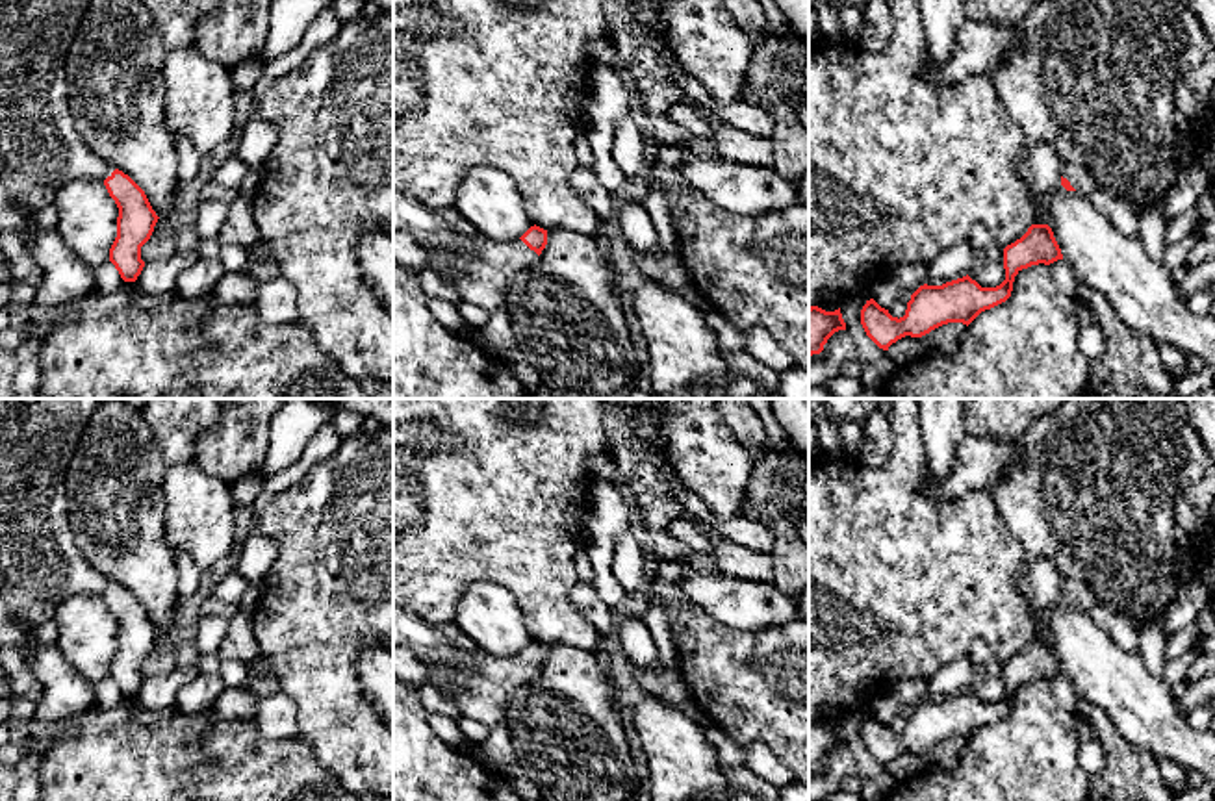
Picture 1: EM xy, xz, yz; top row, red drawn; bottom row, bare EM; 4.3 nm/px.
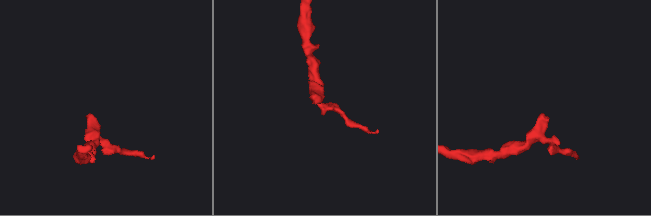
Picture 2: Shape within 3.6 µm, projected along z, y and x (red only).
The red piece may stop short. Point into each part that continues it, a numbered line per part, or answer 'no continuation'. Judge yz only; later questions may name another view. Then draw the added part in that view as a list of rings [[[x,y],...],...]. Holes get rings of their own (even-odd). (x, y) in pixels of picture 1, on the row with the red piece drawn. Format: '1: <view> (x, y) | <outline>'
1: yz (1082, 180) | [[[1063,163],[1061,176],[1067,178],[1070,185],[1076,189],[1076,193],[1083,197],[1089,197],[1093,191],[1100,187],[1094,174],[1089,169],[1080,167],[1076,163]]]

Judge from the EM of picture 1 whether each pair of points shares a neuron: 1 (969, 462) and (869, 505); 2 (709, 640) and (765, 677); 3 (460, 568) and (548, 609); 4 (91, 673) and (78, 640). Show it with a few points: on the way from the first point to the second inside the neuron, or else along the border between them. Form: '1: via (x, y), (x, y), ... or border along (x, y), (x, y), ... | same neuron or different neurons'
1: border along (926, 477), (939, 499), (971, 490) | different neurons
2: via (722, 653), (746, 677), (752, 677) | same neuron
3: via (483, 568), (507, 568), (525, 586) | same neuron
4: via (91, 666), (86, 648) | same neuron

